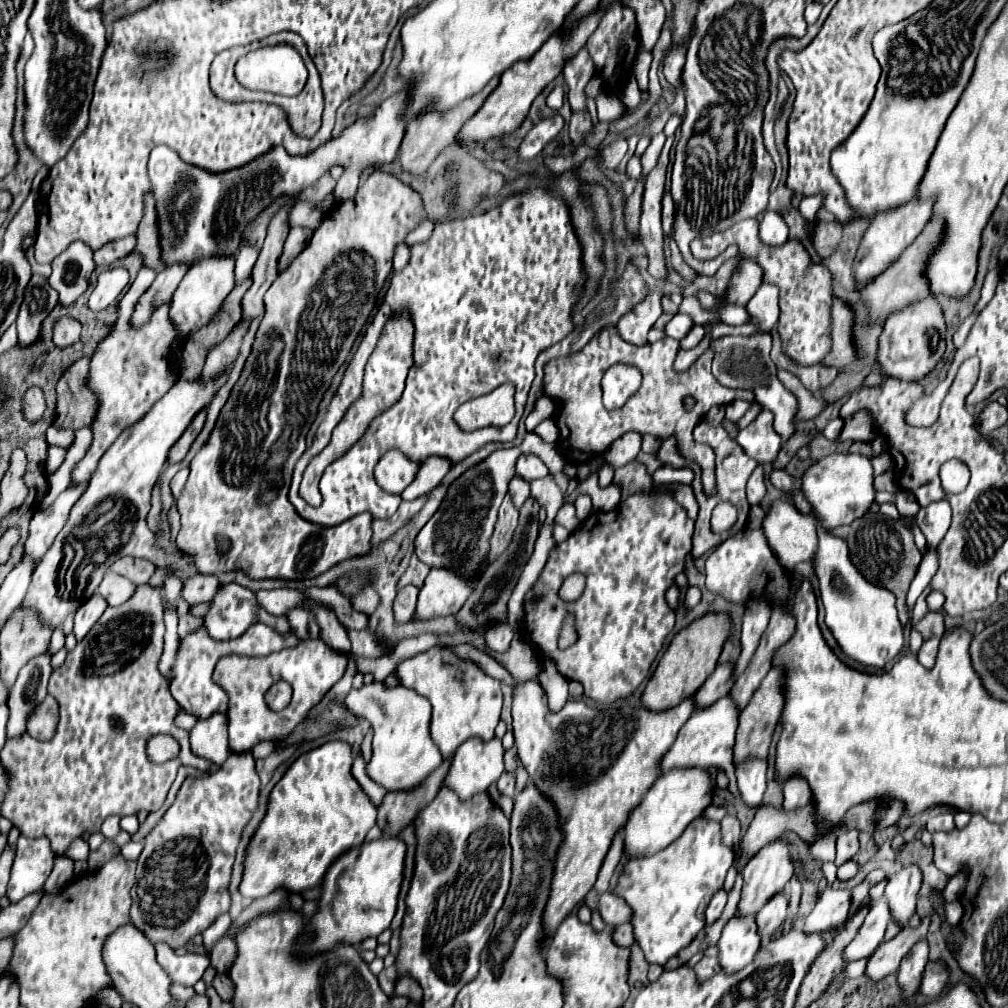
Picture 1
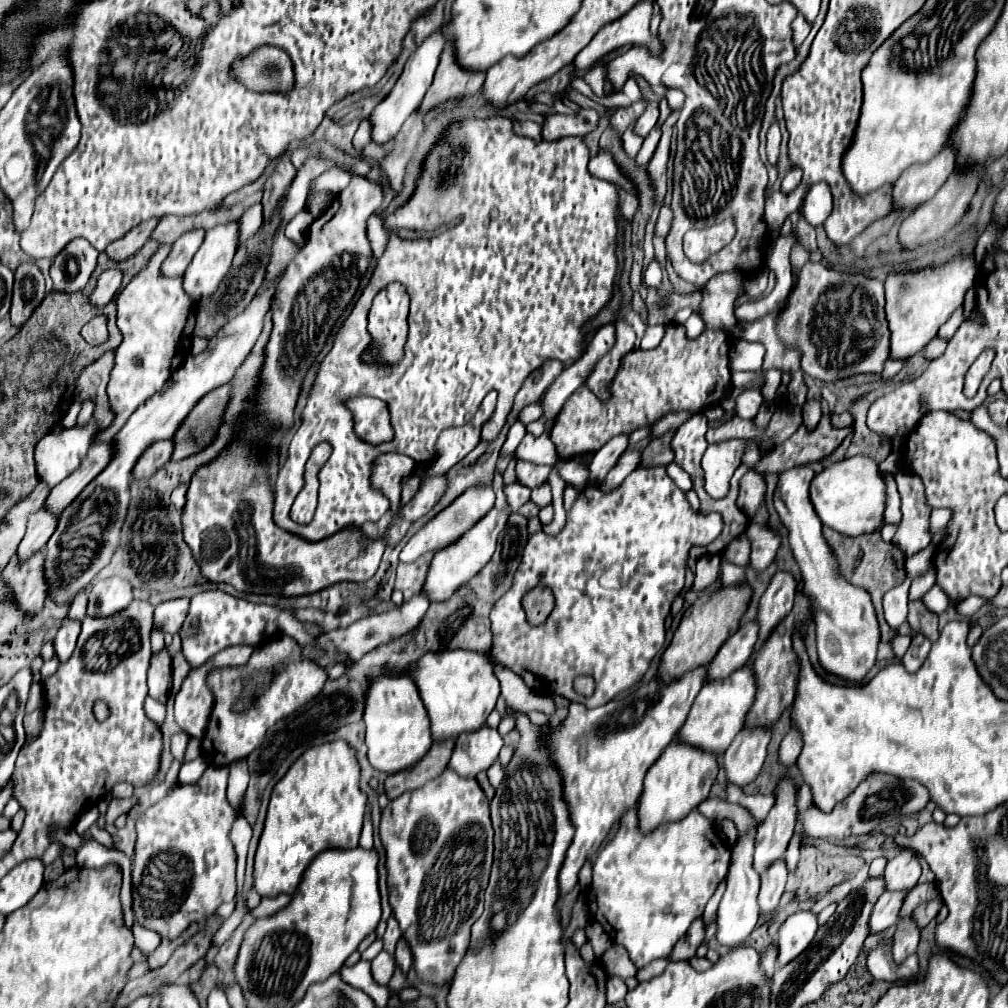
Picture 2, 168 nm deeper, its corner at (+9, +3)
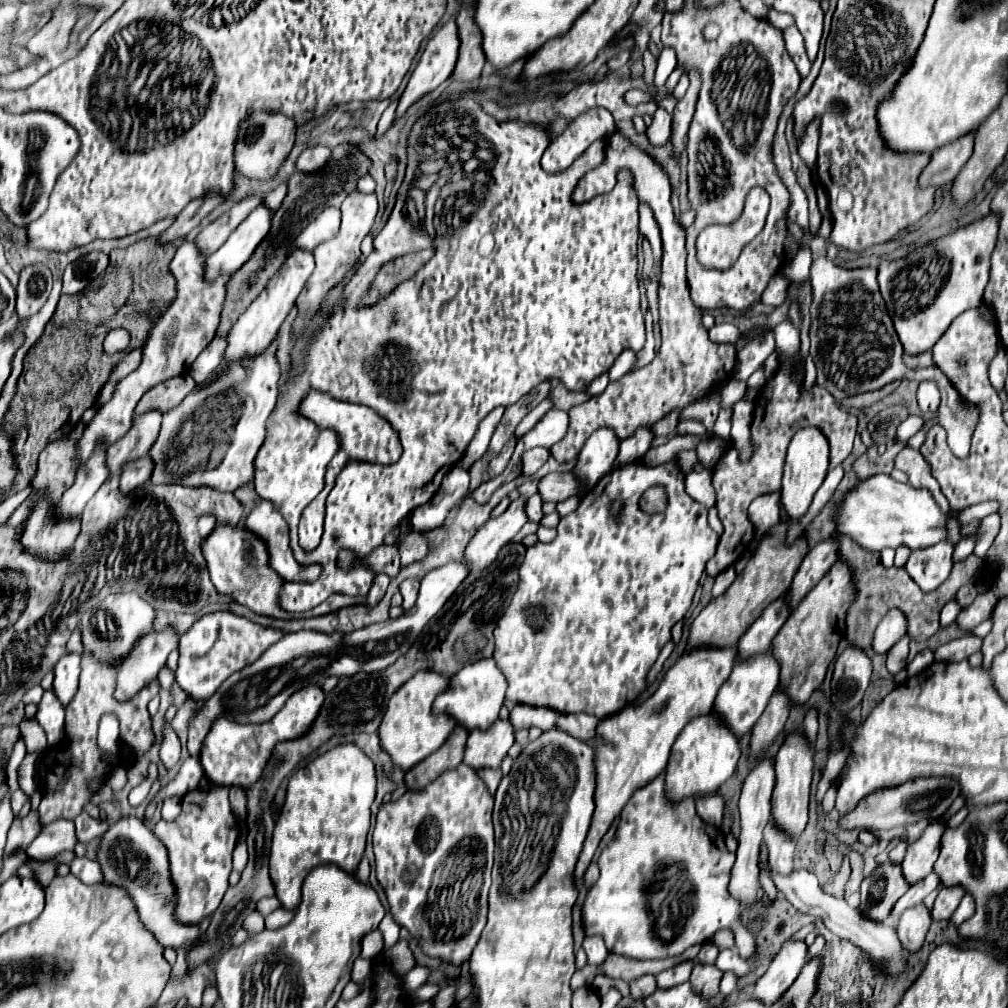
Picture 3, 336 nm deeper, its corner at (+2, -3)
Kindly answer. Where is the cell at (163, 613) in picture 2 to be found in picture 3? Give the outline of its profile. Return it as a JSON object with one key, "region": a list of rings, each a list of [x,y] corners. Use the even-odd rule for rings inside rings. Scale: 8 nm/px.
{"region":[[[166,629],[162,633],[154,631],[146,635],[120,667],[114,699],[130,701],[140,689],[152,683],[158,677],[158,669],[162,669],[162,665],[166,663],[168,653],[176,647],[178,637],[174,629]]]}

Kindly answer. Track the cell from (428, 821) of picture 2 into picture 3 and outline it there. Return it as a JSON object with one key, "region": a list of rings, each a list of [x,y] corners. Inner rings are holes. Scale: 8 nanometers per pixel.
{"region":[[[468,765],[444,771],[436,781],[420,791],[406,791],[398,801],[384,803],[378,811],[372,849],[376,859],[376,879],[384,887],[392,917],[418,939],[422,951],[460,965],[466,961],[478,943],[486,925],[490,871],[494,859],[494,829],[492,829],[494,799],[484,781]]]}

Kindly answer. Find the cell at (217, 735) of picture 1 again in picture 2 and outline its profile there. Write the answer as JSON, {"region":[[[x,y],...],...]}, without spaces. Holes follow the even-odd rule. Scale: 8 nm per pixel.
{"region":[[[186,733],[173,735],[171,737],[171,753],[173,753],[173,757],[175,757],[177,761],[183,761],[183,757],[185,757],[185,749],[187,749],[189,741],[190,736]]]}

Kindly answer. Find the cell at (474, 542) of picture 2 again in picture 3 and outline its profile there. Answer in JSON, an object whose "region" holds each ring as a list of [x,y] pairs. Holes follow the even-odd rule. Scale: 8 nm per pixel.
{"region":[[[518,497],[510,507],[496,519],[490,519],[478,533],[472,537],[464,551],[464,561],[472,571],[486,569],[498,555],[498,551],[522,529],[528,521],[526,517],[526,497]]]}

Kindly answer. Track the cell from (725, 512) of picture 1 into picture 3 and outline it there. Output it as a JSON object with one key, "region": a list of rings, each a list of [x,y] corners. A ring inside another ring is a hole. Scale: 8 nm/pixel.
{"region":[[[642,461],[630,463],[630,465],[618,465],[614,471],[610,471],[606,477],[602,477],[598,481],[598,485],[594,485],[586,497],[582,497],[580,505],[576,511],[572,511],[570,515],[562,517],[556,531],[556,539],[552,543],[536,543],[526,551],[524,563],[520,565],[520,581],[518,581],[518,589],[512,597],[512,603],[508,605],[506,613],[498,619],[498,625],[494,629],[494,639],[496,639],[496,649],[494,649],[494,661],[498,665],[498,669],[506,675],[508,679],[508,691],[506,691],[506,699],[516,703],[516,705],[530,705],[530,707],[548,707],[556,713],[588,713],[594,715],[598,719],[608,717],[610,713],[618,713],[618,709],[624,709],[626,705],[630,705],[630,701],[634,701],[640,693],[642,687],[646,685],[646,675],[652,667],[652,663],[656,661],[660,649],[670,641],[670,629],[674,627],[674,623],[678,623],[686,611],[692,605],[692,597],[694,591],[698,587],[698,581],[704,573],[706,561],[716,553],[716,545],[718,545],[718,535],[712,531],[712,527],[708,525],[708,509],[698,503],[696,499],[692,499],[686,489],[684,489],[684,473],[680,469],[680,465],[676,461],[668,461],[656,467],[648,467]],[[662,485],[668,497],[668,505],[664,509],[664,513],[658,515],[648,515],[638,507],[640,495],[650,489]],[[614,499],[624,501],[624,507],[620,511],[620,517],[614,519],[610,513],[610,503]],[[530,607],[544,607],[546,613],[546,621],[542,625],[542,629],[534,629],[528,623],[528,615],[526,611]]]}

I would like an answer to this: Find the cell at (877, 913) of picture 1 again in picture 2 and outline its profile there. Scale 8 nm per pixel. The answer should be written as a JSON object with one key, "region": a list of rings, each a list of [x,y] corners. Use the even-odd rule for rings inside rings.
{"region":[[[885,891],[879,897],[879,901],[873,907],[871,919],[869,919],[869,933],[879,933],[897,923],[897,913],[901,909],[903,897],[905,897],[905,891],[901,891],[901,893]]]}

